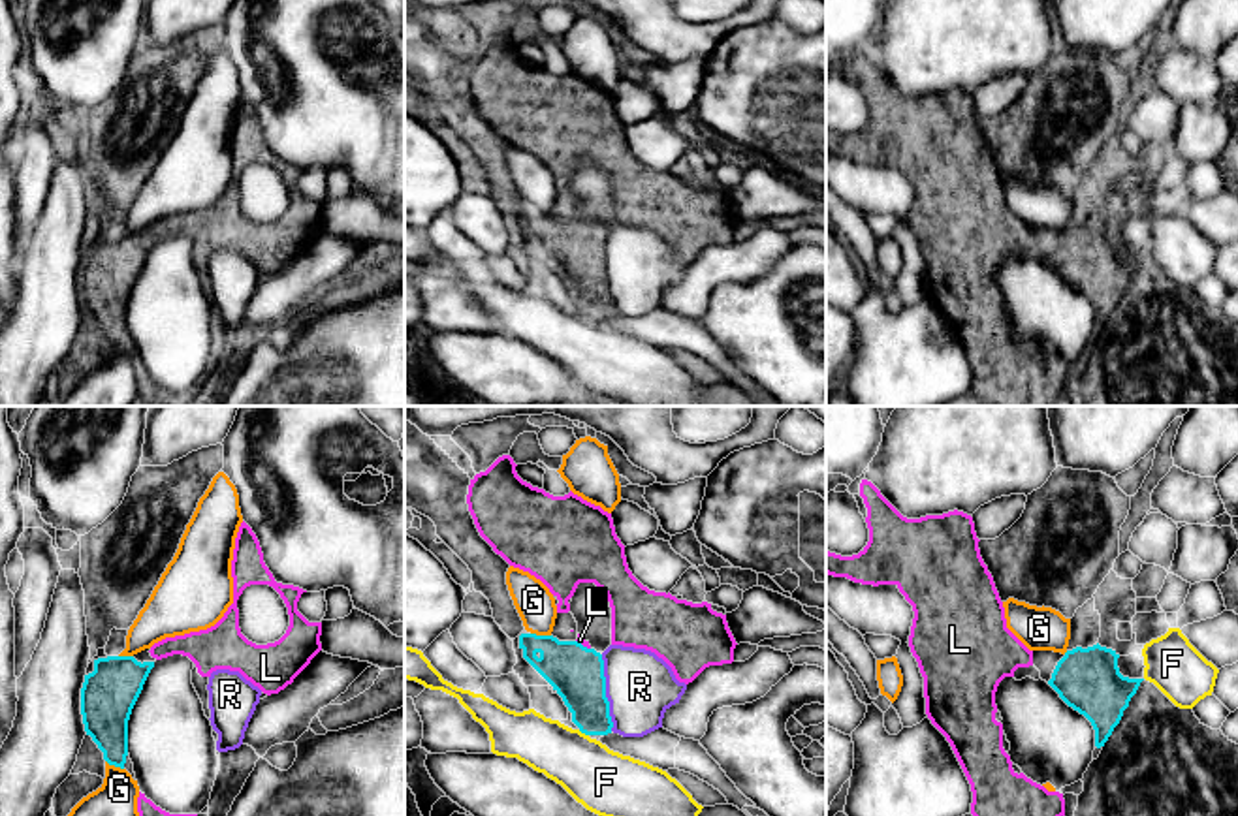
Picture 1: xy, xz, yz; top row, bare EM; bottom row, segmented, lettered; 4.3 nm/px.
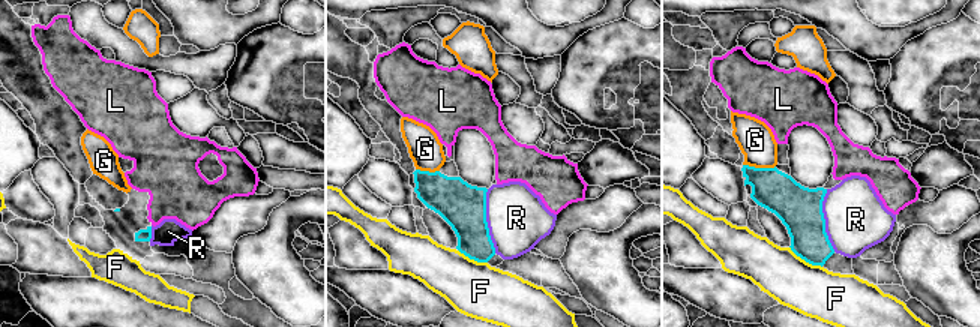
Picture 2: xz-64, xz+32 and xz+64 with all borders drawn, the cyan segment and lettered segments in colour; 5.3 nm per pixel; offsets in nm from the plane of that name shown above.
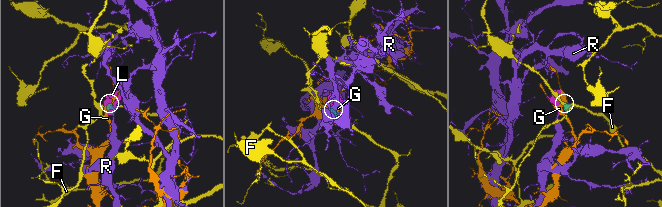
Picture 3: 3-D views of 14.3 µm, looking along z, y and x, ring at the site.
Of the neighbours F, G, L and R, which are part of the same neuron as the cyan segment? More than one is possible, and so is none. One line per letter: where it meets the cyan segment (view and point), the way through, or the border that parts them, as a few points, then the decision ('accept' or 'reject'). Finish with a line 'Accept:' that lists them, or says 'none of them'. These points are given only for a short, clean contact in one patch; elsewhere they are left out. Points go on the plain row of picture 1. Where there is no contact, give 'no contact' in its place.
F: meets cyan in xz at (584, 311); border along xz (578, 309), (587, 314); reject
G: meets cyan in xz at (540, 215); border along xz (531, 211), (550, 215); reject
L: meets cyan in xz at (582, 224); runs through xz (576, 251), (576, 235), (582, 224), (580, 219); accept
R: meets cyan in xz at (604, 271); reject
Accept: L

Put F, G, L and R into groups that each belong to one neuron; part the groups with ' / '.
F / G / L / R

